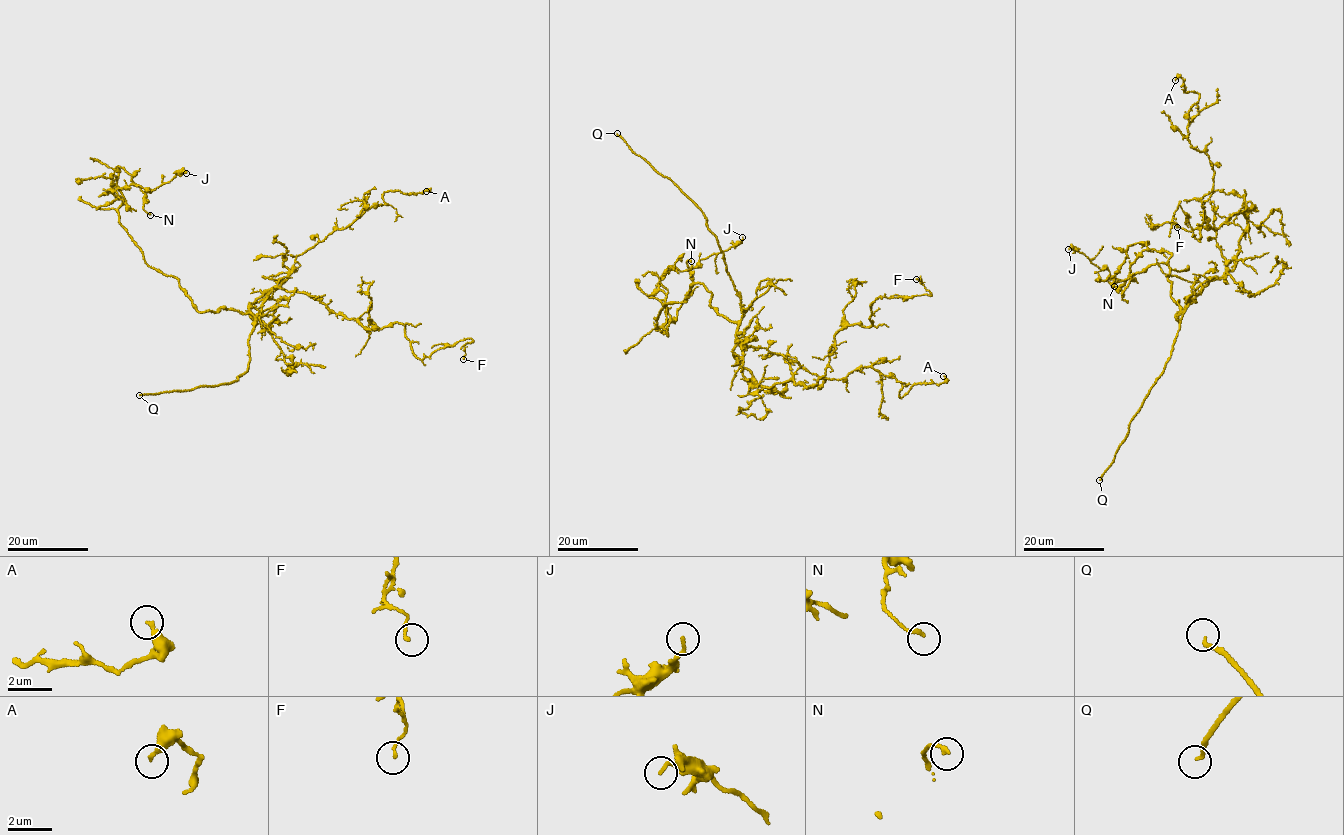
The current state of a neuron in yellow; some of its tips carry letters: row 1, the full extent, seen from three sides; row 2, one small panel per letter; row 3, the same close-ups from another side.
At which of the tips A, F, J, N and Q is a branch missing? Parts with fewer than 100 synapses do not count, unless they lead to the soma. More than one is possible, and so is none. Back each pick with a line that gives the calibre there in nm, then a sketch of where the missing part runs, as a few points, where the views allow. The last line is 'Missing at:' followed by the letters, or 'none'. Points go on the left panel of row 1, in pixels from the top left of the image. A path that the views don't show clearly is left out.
Q: calibre 190 nm; course (139, 395), (124, 384), (130, 376), (122, 359), (121, 345), (131, 345), (141, 322), (162, 309), (174, 296)
Missing at: Q

